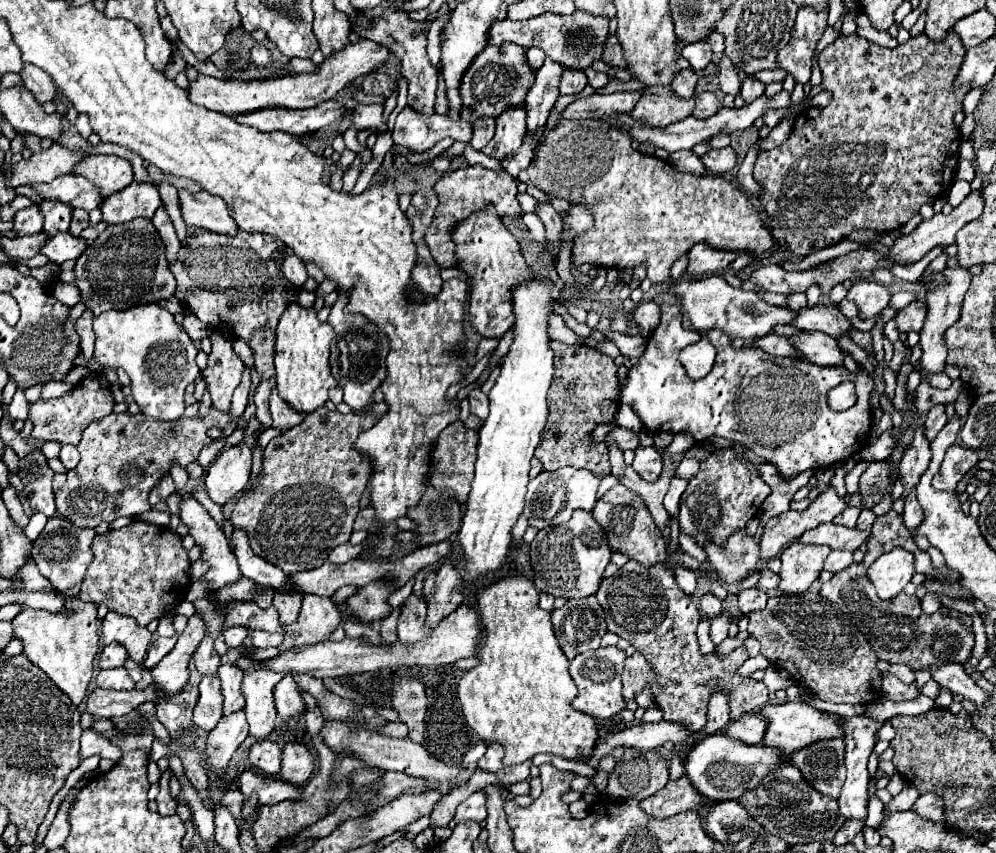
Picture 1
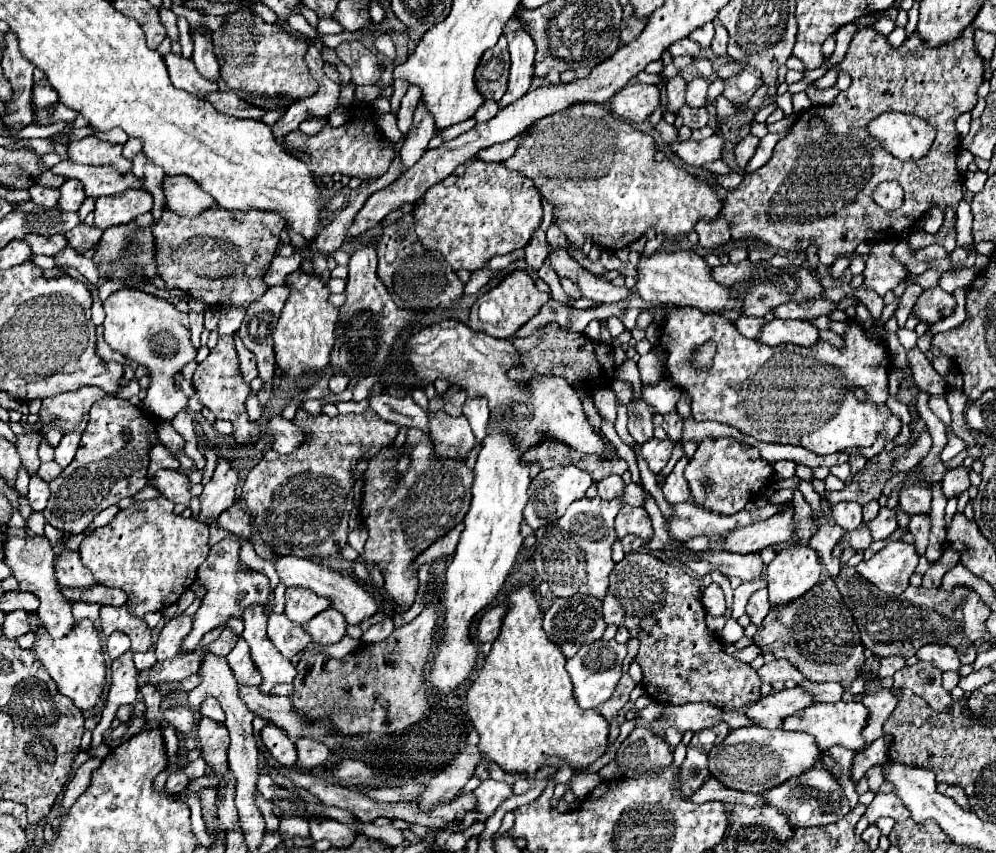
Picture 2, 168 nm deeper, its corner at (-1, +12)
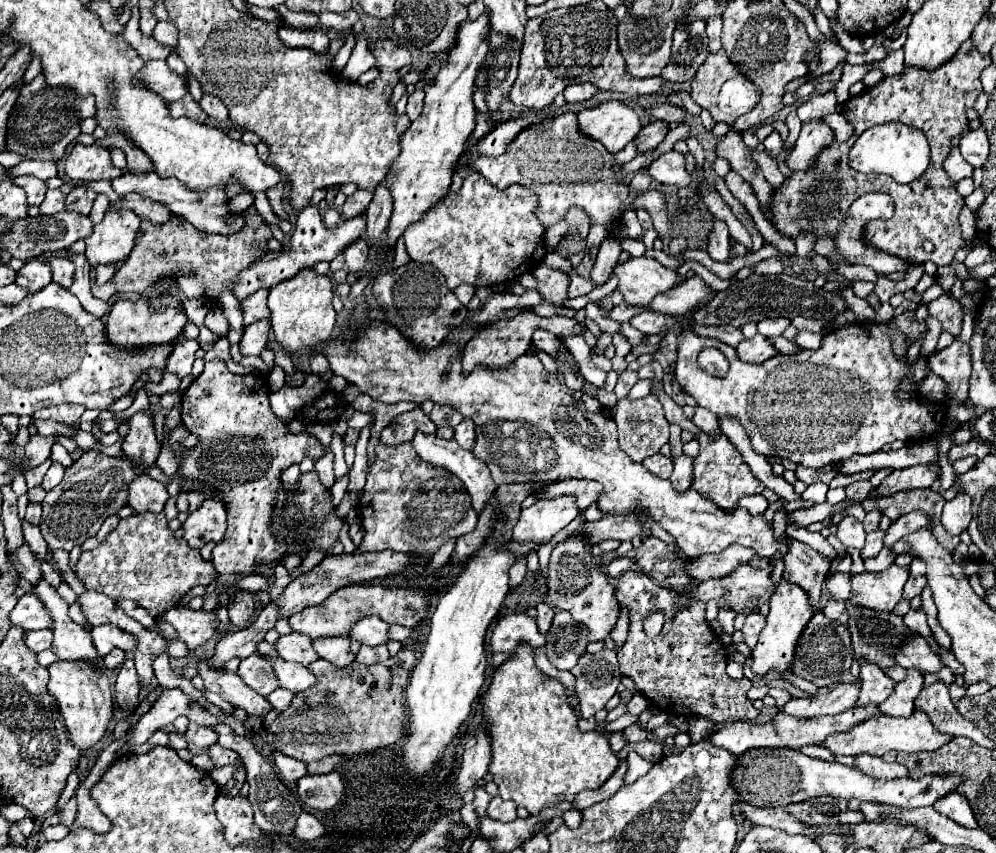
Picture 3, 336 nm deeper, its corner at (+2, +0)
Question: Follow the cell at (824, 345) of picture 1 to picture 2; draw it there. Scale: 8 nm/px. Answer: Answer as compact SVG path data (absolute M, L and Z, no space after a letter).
M778 320L766 322L762 326L762 332L758 340L766 346L778 346L778 344L798 344L798 346L812 346L818 342L818 330L806 320Z

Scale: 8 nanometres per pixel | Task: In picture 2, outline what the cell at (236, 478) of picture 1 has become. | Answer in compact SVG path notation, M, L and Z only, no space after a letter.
M218 460L218 468L212 476L212 480L204 486L204 492L200 494L200 522L206 526L216 522L218 516L228 510L236 502L236 484L238 484L238 472L230 468L226 460Z

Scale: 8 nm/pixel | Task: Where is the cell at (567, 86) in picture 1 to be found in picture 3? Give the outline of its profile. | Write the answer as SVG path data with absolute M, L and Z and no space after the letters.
M571 84L563 90L563 96L567 102L583 102L593 98L597 92L597 88L593 84Z

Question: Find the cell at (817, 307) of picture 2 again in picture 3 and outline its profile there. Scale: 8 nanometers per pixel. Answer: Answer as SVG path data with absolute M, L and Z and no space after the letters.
M767 318L767 320L761 320L757 328L759 328L759 334L771 338L771 336L781 336L789 328L789 324L791 320L787 318Z

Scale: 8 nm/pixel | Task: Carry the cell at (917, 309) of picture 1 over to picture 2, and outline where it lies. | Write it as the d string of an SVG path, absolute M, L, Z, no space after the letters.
M936 286L936 288L922 292L922 296L918 298L918 302L914 306L914 312L920 320L934 324L934 322L940 322L946 316L950 316L954 312L954 308L956 308L954 296L946 294L940 286Z

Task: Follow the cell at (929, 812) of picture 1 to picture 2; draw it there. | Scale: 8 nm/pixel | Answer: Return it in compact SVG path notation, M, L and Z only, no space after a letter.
M938 784L938 792L942 792L944 796L950 796L960 808L966 808L970 810L970 804L968 804L968 798L964 794L964 788L962 786L950 786L950 784Z

